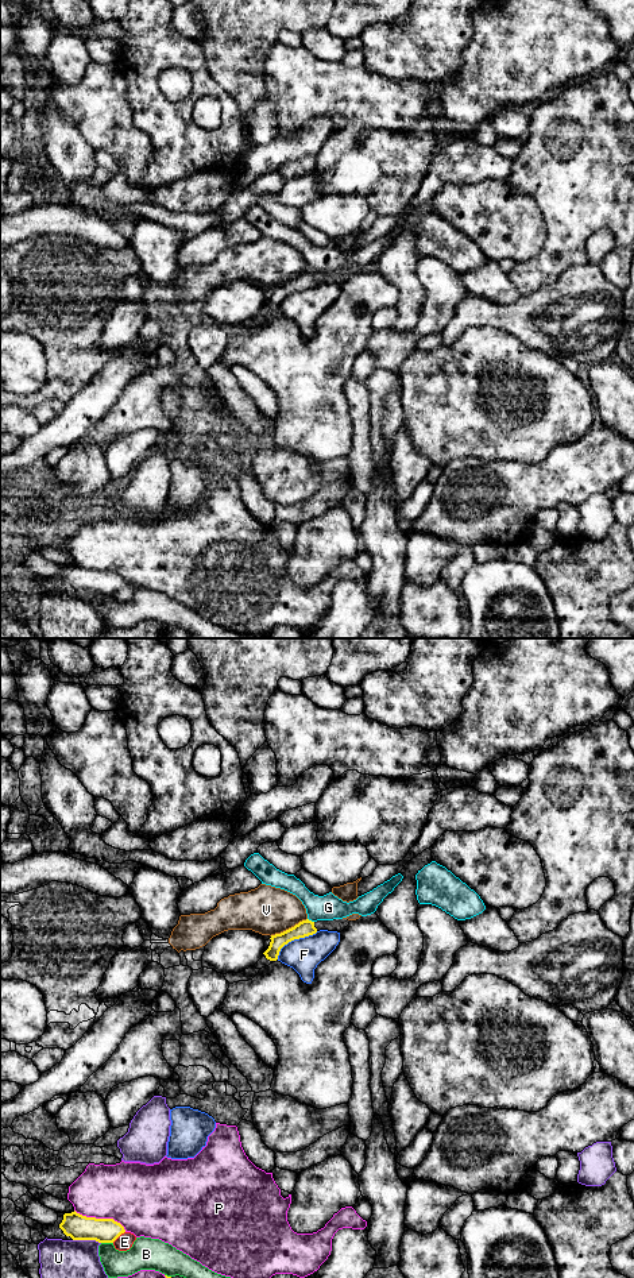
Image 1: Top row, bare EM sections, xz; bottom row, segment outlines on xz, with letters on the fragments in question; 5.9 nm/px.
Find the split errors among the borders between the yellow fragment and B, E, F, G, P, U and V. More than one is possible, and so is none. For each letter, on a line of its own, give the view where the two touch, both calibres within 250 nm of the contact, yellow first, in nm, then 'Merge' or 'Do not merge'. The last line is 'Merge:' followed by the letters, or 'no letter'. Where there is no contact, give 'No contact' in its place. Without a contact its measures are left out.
B: Touches yellow in xz. Thickness 150 nm (yellow) against 190 nm. Do not merge
E: Touches yellow in xz. Thickness 150 nm (yellow) against 100 nm. Do not merge
F: Touches yellow in xz. Thickness 100 nm (yellow) against 200 nm. Do not merge
G: Touches yellow in xz. Thickness 100 nm (yellow) against 160 nm. Do not merge
P: Touches yellow in xz. Thickness 150 nm (yellow) against 380 nm. Do not merge
U: Touches yellow in xz. Thickness 150 nm (yellow) against 220 nm. Do not merge
V: Touches yellow in xz. Thickness 100 nm (yellow) against 280 nm. Do not merge
Merge: no letter

